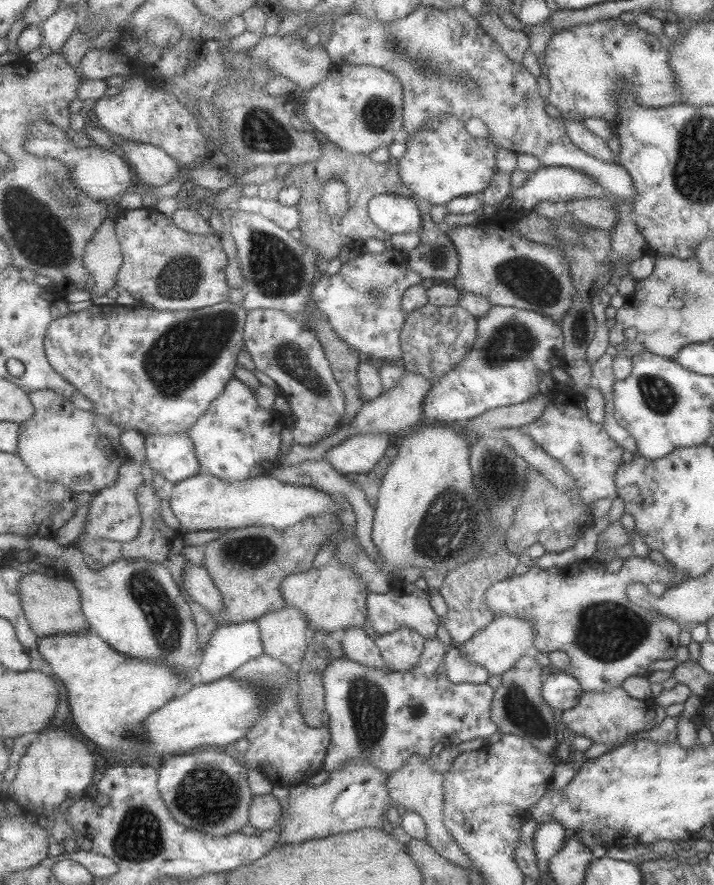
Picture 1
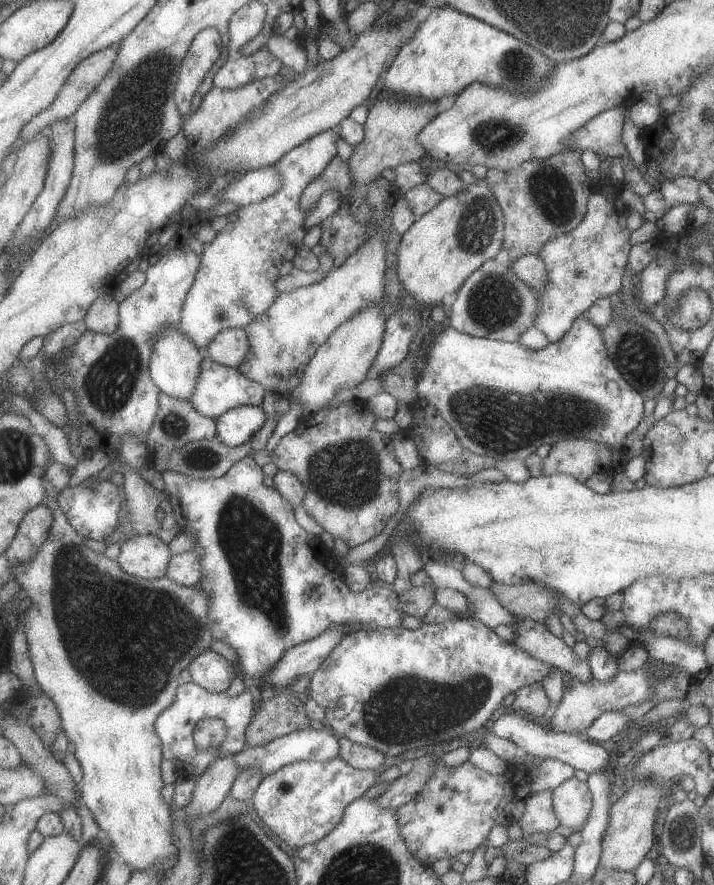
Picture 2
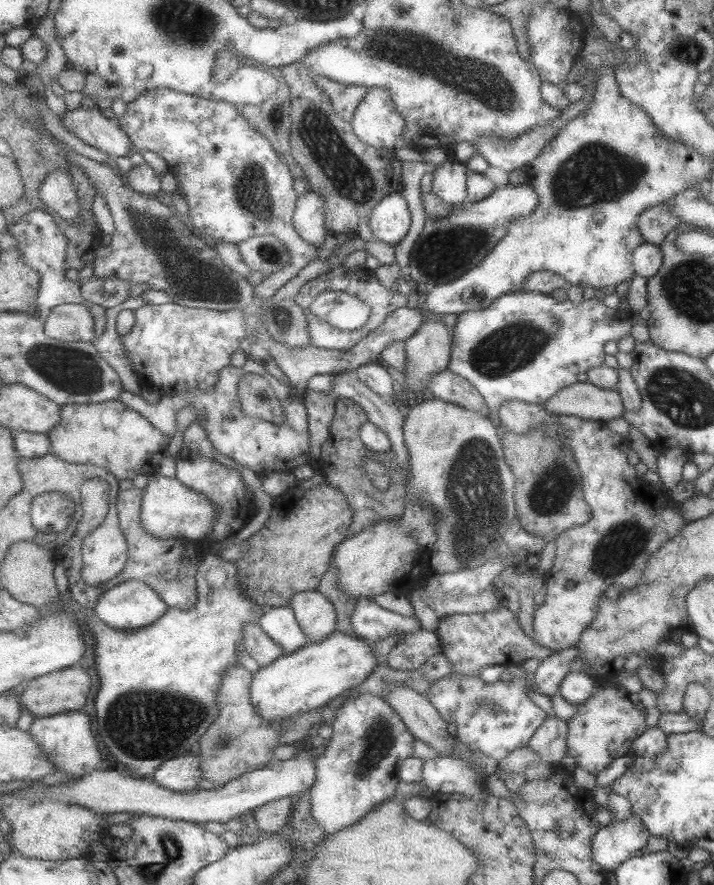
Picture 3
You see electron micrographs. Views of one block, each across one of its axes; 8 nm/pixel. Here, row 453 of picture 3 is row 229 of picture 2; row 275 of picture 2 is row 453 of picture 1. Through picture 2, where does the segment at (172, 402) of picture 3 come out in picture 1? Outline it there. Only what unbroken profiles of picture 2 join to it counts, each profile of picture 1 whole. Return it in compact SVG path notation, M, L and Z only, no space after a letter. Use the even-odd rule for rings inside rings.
M233 377L225 393L212 402L205 416L189 427L188 433L195 443L204 473L233 483L272 474L275 468L273 462L278 461L283 444L283 430L279 425L291 426L291 417L283 417L281 412L262 408L257 394L247 384Z

